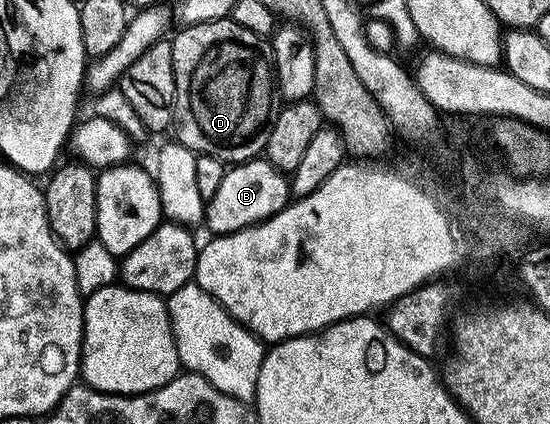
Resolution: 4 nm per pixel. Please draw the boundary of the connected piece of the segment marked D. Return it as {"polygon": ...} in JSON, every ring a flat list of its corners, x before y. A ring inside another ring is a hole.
{"polygon":[[232,20,209,22,208,24,200,24,199,26,187,26,179,29,179,31,179,34,173,35,172,38,174,43,174,75,176,76,173,129,175,131,178,130,177,141,190,149,194,155,204,158,215,158,227,164,241,164,261,159,266,153,268,127,271,125,272,119,276,114,276,107,274,108,274,98,276,99,275,67,268,57,267,47,265,50,262,47,265,45,263,45,257,36,252,32,248,32,248,28,244,28]]}

